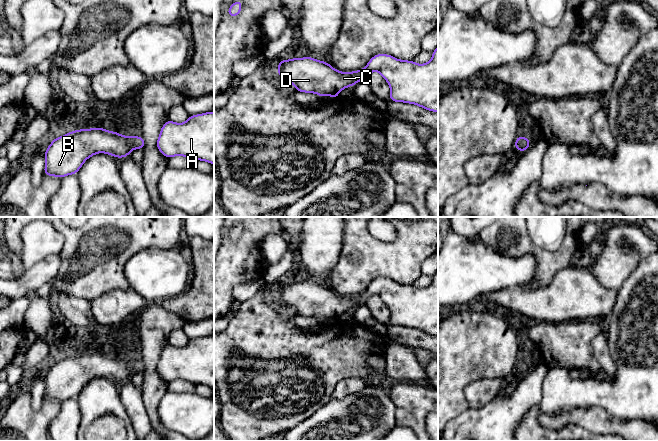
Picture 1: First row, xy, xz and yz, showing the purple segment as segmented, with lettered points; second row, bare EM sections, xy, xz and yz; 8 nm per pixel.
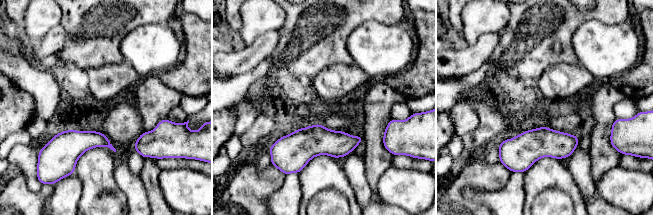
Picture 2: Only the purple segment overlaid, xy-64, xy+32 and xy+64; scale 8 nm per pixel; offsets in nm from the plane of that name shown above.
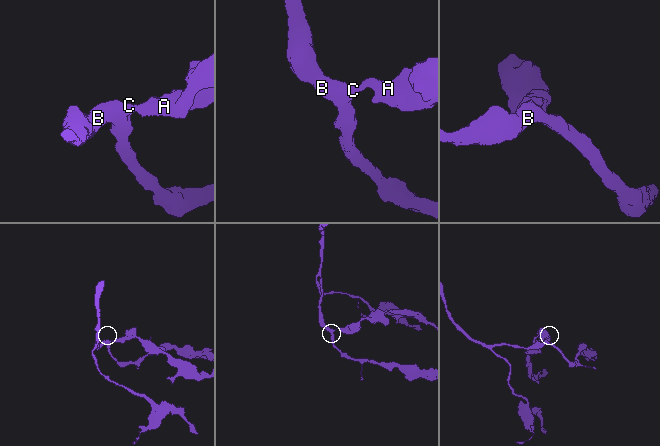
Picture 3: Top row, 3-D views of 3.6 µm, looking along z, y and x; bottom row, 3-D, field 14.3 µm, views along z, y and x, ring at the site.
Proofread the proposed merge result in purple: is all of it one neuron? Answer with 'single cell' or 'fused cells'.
single cell

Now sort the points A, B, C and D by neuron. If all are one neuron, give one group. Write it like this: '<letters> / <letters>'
A B C D

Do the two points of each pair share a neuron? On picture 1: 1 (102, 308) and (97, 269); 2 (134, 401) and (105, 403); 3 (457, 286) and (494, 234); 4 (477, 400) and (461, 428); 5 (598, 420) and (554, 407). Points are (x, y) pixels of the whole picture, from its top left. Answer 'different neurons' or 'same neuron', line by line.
1: different neurons
2: different neurons
3: different neurons
4: different neurons
5: different neurons

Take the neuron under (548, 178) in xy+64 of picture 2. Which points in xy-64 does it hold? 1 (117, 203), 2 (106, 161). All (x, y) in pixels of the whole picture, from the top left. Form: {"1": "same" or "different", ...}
{"1": "same", "2": "same"}

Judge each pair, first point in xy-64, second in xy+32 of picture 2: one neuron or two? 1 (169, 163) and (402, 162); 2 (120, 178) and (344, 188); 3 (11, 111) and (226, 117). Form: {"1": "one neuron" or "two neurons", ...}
{"1": "one neuron", "2": "two neurons", "3": "one neuron"}

